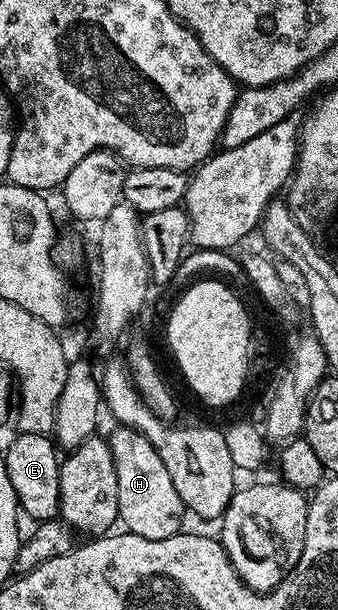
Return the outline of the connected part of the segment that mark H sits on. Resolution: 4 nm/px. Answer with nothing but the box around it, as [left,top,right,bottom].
[109,425,185,541]

